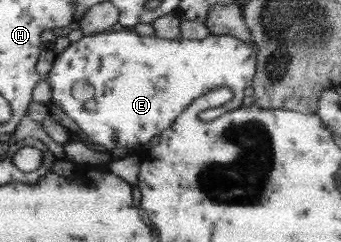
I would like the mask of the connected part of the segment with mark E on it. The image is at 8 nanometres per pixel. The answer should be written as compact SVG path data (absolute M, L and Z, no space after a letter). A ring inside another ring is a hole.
M113 29L111 31L106 31L103 33L93 34L93 35L84 35L81 40L75 43L70 43L63 52L55 55L54 63L51 70L48 73L48 83L51 86L51 104L55 104L63 112L71 119L73 119L79 125L79 128L85 132L85 134L97 144L101 144L101 146L105 146L107 151L113 151L114 148L132 148L139 147L140 149L147 144L153 138L153 136L157 136L157 134L161 134L165 128L169 128L171 122L177 119L188 105L191 105L194 98L199 98L203 93L207 93L210 90L219 87L227 87L230 88L232 92L232 98L230 101L223 103L219 106L215 106L211 109L207 109L202 111L199 114L199 119L202 121L212 121L217 118L220 118L225 112L231 112L231 110L237 110L238 107L243 106L243 90L245 88L252 86L252 82L256 73L256 50L251 50L249 48L249 44L245 44L245 42L241 42L241 40L237 40L237 38L231 38L231 36L215 36L210 34L204 40L185 40L185 38L181 38L181 40L168 40L163 38L158 38L155 36L139 36L134 32L133 29ZM79 80L83 80L83 82L87 82L87 84L91 84L95 89L95 93L93 98L89 98L89 100L81 101L77 100L73 97L73 86L75 86L75 82L79 82Z

